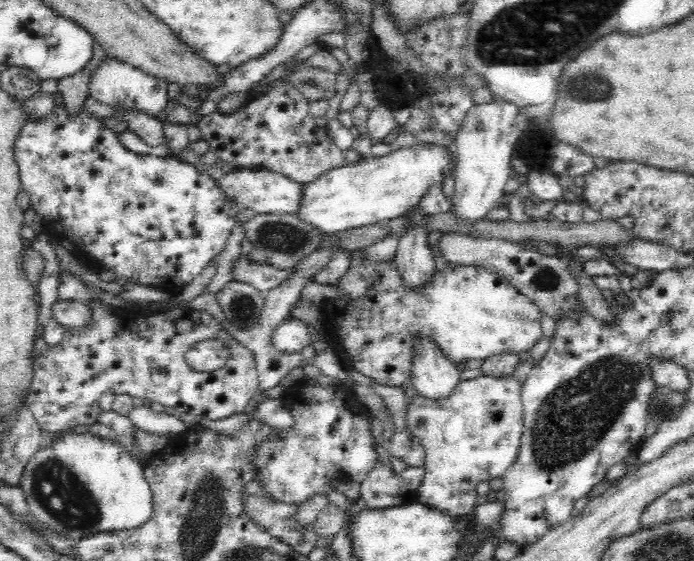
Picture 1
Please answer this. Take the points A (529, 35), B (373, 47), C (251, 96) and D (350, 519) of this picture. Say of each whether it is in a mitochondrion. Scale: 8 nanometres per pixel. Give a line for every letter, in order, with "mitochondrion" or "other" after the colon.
A: mitochondrion
B: other
C: other
D: other

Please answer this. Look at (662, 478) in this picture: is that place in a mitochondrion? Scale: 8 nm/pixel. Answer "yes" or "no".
no

